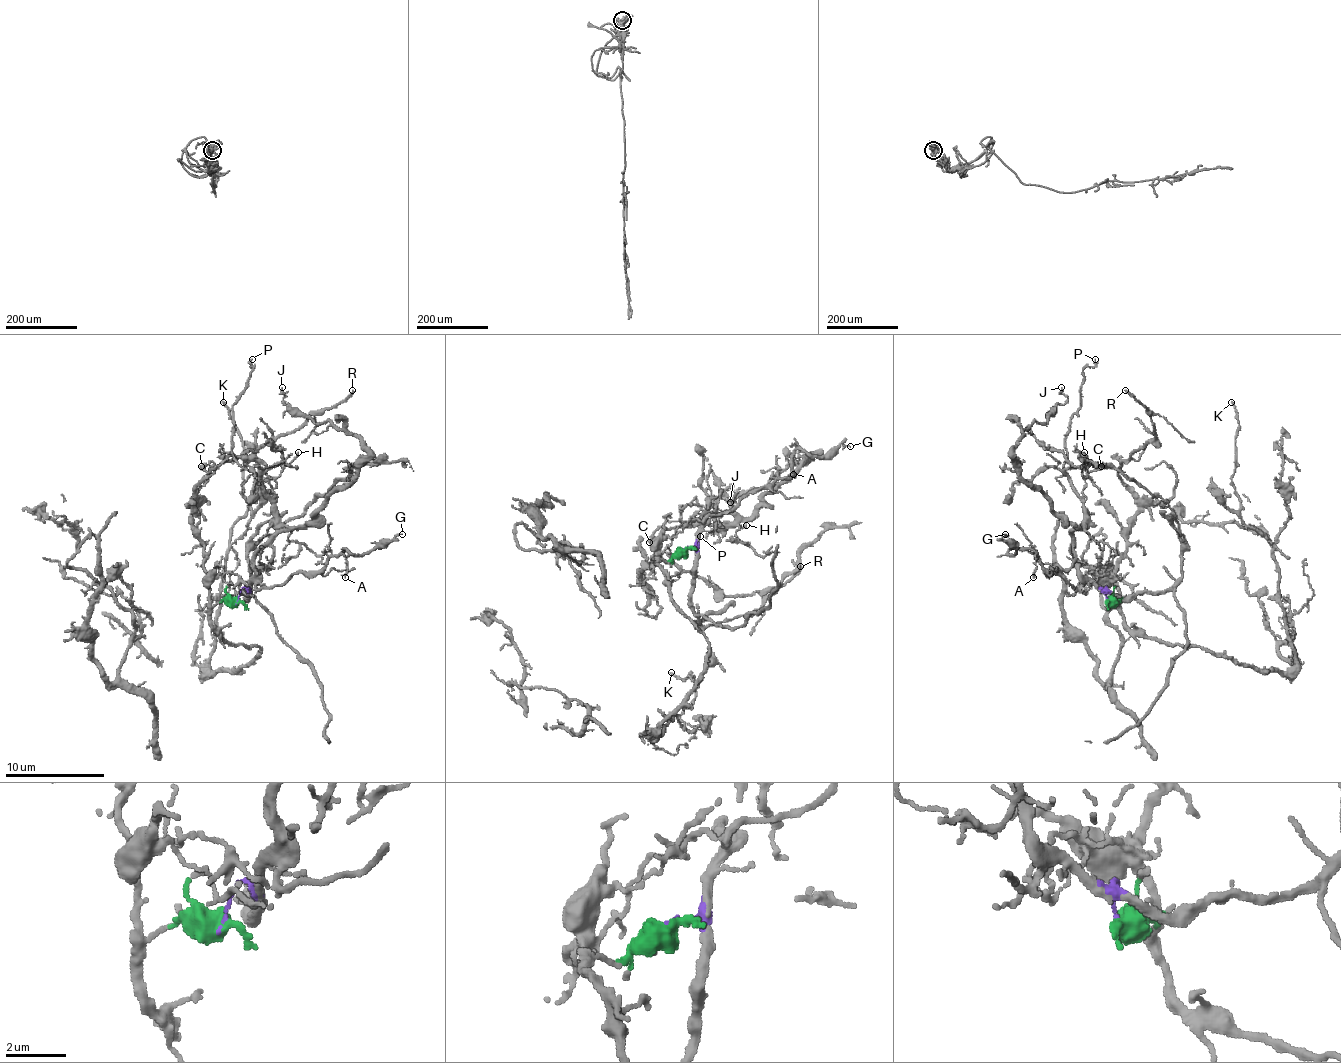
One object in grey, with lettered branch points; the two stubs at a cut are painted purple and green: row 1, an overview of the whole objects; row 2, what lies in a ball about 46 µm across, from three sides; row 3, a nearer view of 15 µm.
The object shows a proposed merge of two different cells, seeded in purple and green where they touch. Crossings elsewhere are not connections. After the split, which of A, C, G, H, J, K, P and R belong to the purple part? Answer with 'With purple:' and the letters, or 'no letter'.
With purple: A, C, G, H, J, P

